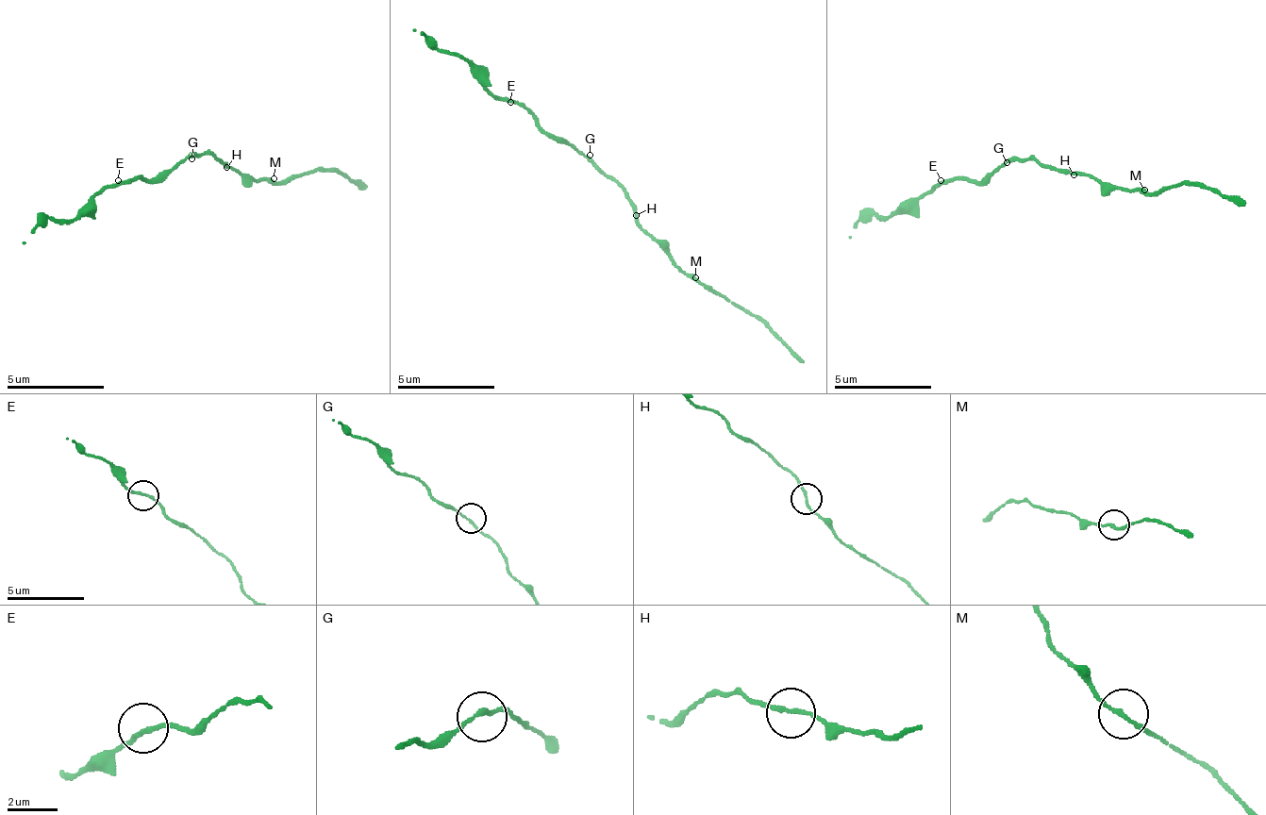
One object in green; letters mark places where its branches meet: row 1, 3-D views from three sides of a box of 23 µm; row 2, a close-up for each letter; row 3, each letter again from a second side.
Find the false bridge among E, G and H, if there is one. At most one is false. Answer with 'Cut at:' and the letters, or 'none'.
Cut at: H

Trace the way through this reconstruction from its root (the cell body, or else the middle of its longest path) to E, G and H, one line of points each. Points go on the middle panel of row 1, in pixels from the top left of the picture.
E: (608, 179), (572, 145), (563, 141), (554, 141), (525, 107), (510, 102)
G: (608, 179), (608, 174), (590, 155)
H: (608, 179), (613, 179), (624, 189), (624, 199), (635, 208), (635, 214)

